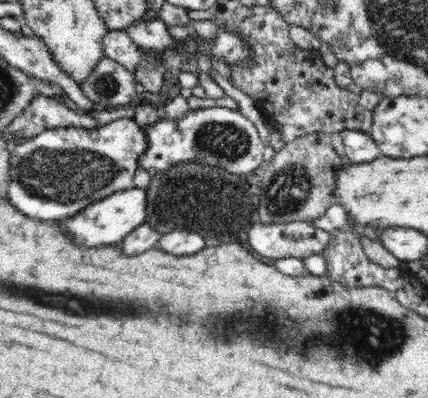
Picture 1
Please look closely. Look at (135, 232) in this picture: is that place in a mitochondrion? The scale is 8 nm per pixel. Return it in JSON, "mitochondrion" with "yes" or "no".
{"mitochondrion":"no"}

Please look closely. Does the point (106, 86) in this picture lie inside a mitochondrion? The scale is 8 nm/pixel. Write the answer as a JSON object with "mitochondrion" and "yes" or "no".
{"mitochondrion":"yes"}

